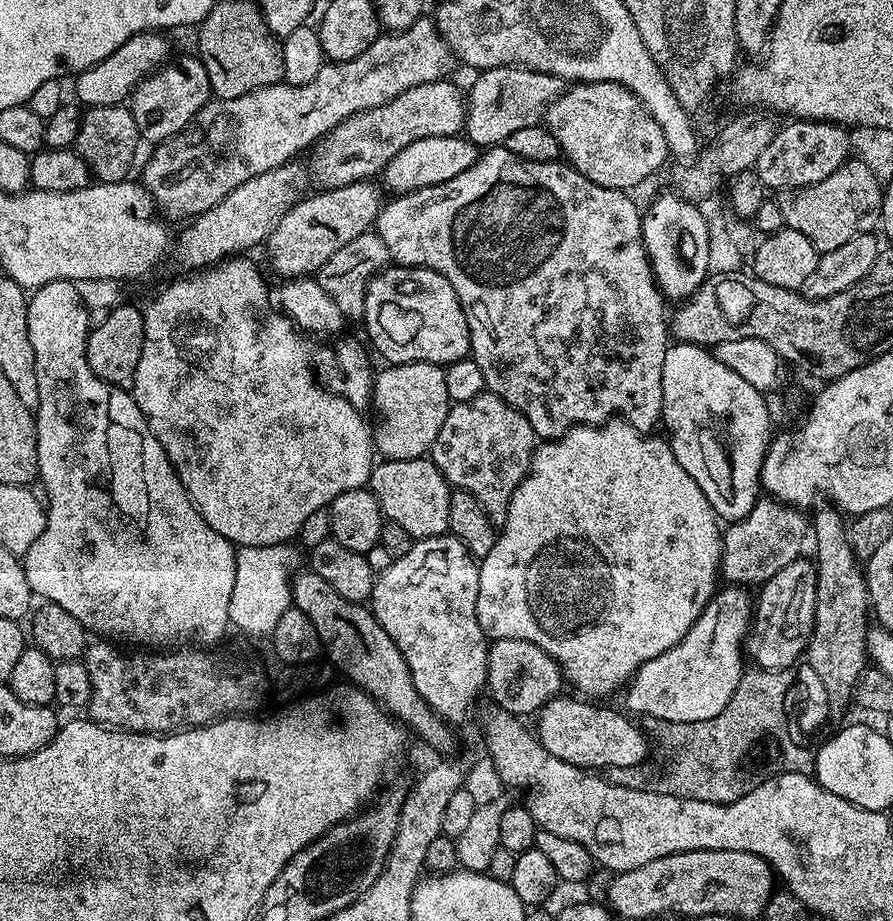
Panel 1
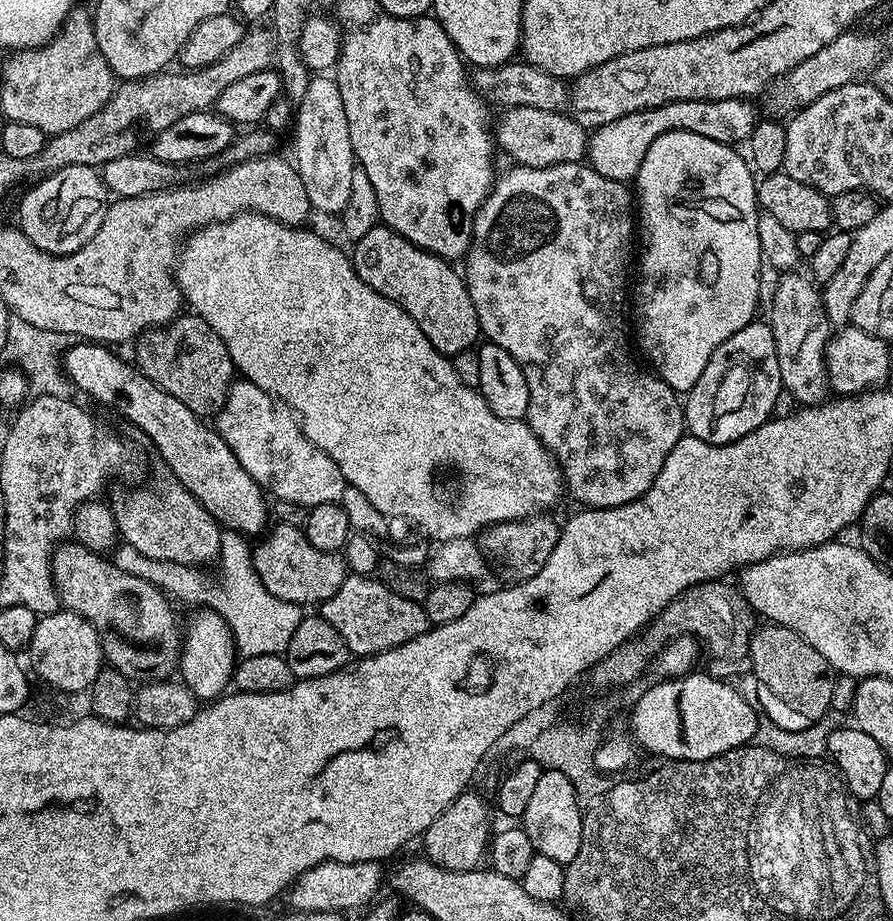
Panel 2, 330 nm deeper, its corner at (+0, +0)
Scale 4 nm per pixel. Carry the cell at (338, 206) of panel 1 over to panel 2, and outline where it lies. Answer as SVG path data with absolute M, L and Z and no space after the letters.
M518 106L507 109L504 116L495 121L494 144L508 156L513 156L515 163L522 168L545 168L555 164L575 164L585 159L588 151L589 133L570 114L564 112L551 112L550 110L538 110L534 106Z

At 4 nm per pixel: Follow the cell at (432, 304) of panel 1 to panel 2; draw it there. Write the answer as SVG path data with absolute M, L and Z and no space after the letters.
M387 226L372 228L370 234L355 241L353 248L356 249L351 249L350 259L358 278L362 278L362 282L366 282L366 286L370 286L378 294L390 298L390 302L400 304L406 310L406 314L410 314L410 318L418 322L422 334L430 338L430 342L439 352L449 358L454 358L460 352L469 351L481 339L478 314L474 310L474 302L468 293L468 286L464 283L463 275L457 269L455 272L452 269L455 267L449 261L414 246Z

